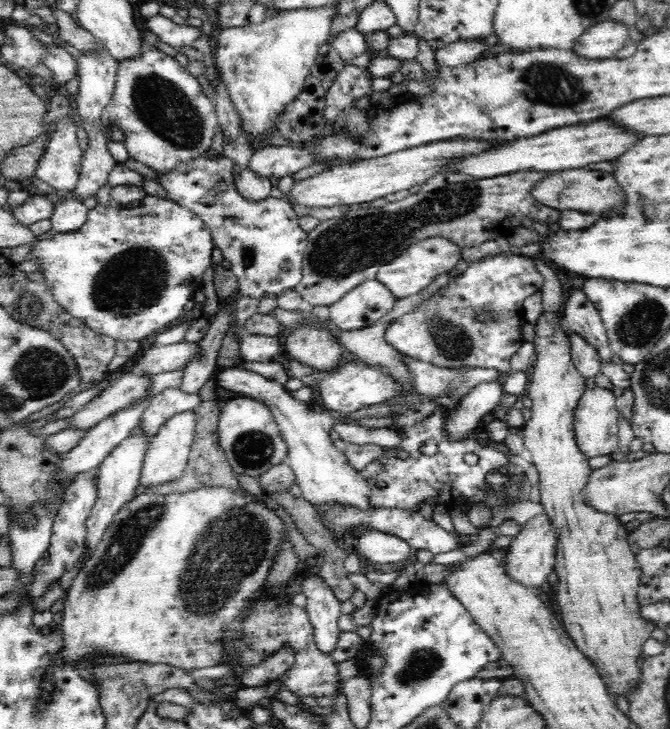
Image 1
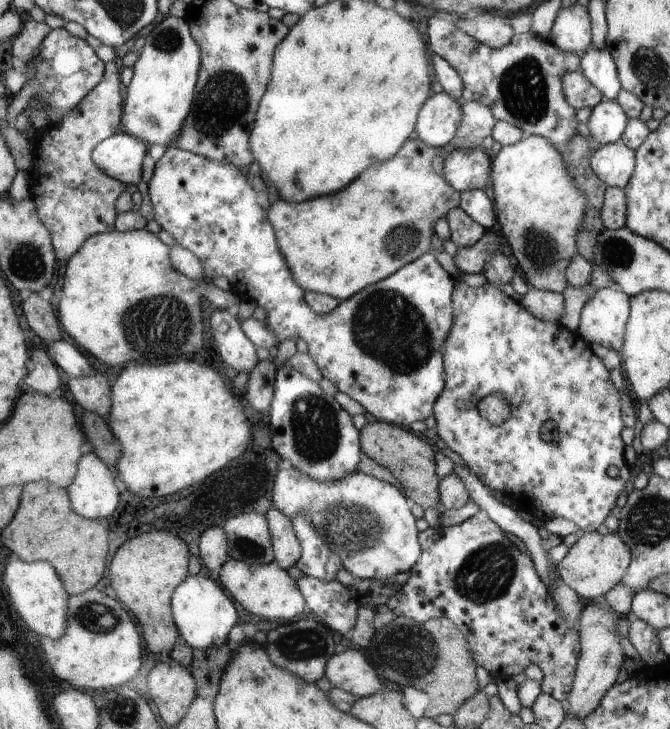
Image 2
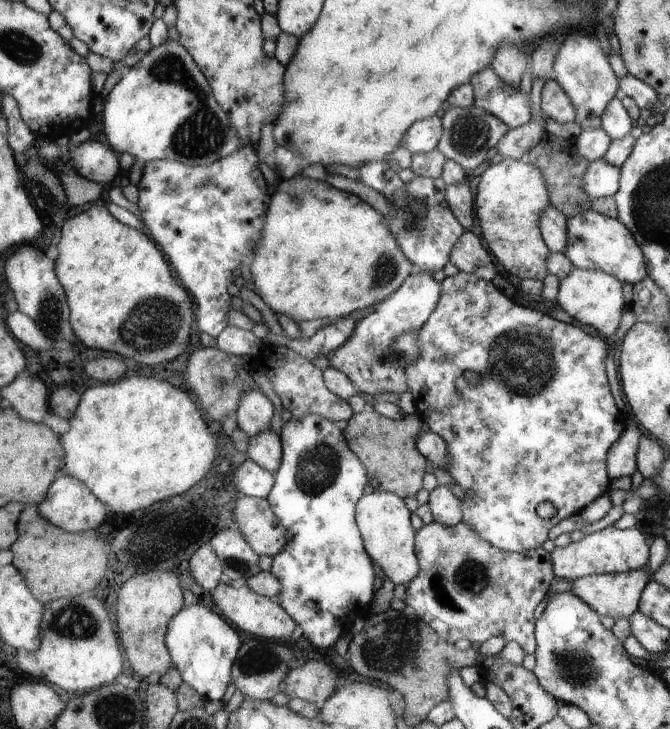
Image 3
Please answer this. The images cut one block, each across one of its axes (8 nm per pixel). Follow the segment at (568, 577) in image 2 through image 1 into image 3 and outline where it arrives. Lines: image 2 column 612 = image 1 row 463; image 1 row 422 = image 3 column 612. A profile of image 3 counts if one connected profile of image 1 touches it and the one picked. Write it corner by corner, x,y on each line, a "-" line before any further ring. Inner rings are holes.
612,526
604,528
594,534
584,535
579,541
574,541
565,547
554,547
552,550
552,564
556,578
560,580
582,579
592,574
614,574
640,570
648,562
648,542
646,536
636,530
618,530

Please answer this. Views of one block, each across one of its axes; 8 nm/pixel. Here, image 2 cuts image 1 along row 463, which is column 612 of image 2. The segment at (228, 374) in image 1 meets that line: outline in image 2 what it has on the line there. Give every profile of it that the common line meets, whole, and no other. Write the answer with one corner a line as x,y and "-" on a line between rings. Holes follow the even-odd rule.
617,288
596,290
582,309
578,332
588,344
600,344
620,355
627,338
628,298

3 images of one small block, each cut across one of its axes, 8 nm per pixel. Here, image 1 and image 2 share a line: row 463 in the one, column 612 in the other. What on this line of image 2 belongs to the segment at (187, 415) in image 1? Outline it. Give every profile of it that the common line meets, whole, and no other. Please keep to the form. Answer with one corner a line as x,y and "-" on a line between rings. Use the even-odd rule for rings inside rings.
620,142
608,143
591,156
591,167
607,187
625,188
636,168
636,154

